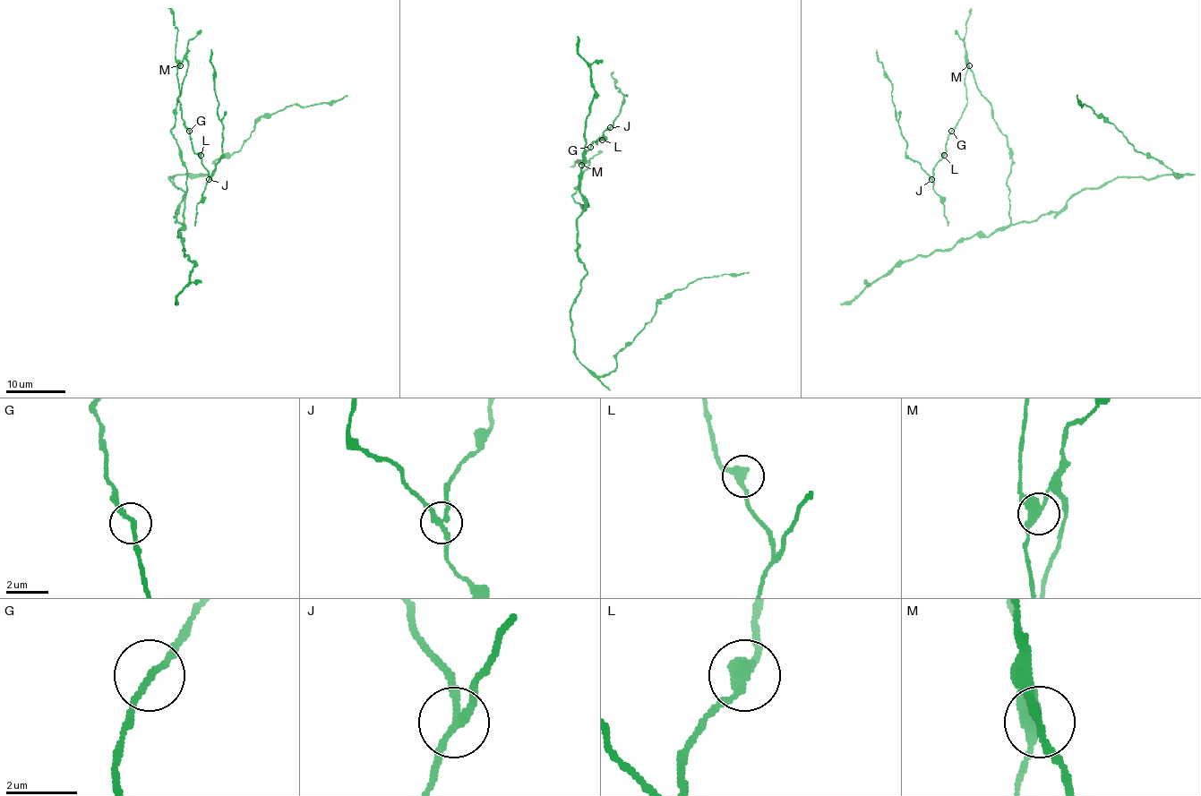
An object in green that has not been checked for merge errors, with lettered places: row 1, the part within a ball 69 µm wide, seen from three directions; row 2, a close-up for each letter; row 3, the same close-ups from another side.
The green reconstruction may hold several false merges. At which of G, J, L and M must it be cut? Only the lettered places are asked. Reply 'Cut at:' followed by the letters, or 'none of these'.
Cut at: J, M

